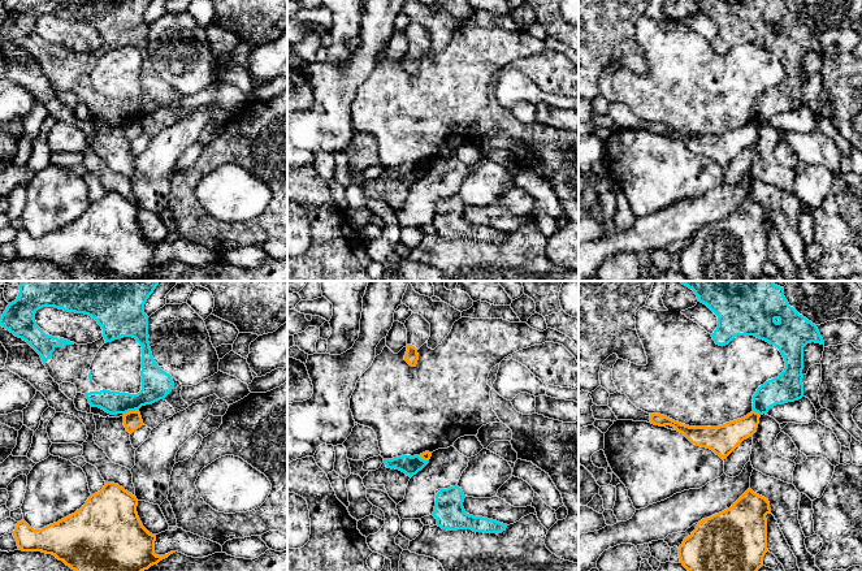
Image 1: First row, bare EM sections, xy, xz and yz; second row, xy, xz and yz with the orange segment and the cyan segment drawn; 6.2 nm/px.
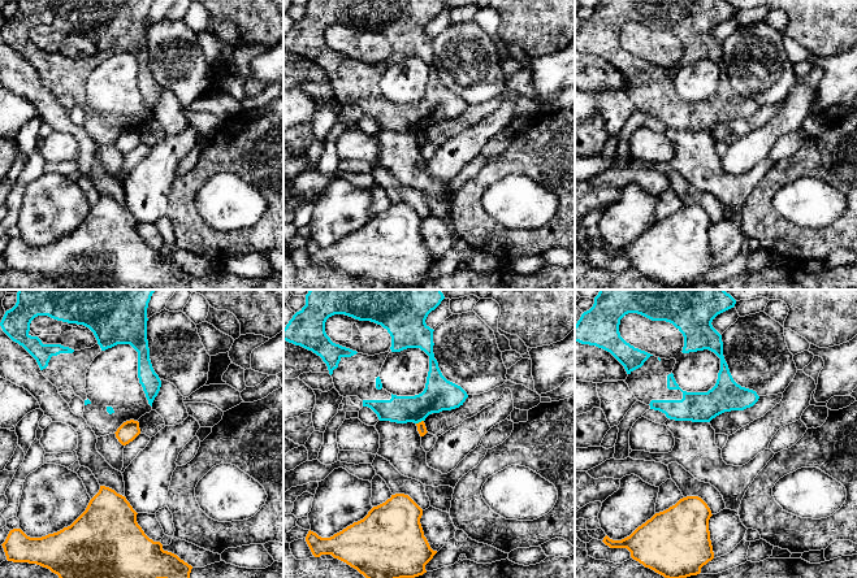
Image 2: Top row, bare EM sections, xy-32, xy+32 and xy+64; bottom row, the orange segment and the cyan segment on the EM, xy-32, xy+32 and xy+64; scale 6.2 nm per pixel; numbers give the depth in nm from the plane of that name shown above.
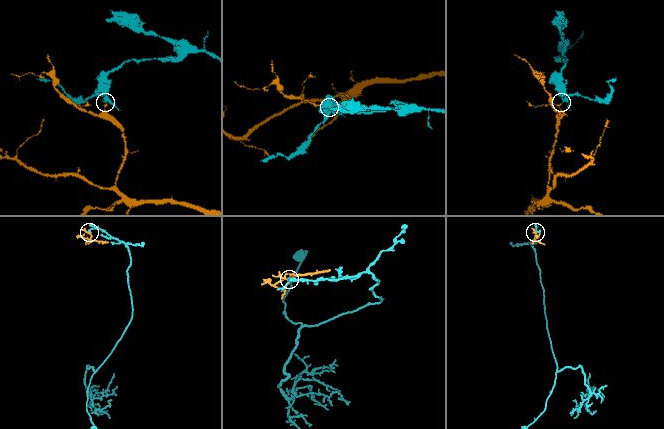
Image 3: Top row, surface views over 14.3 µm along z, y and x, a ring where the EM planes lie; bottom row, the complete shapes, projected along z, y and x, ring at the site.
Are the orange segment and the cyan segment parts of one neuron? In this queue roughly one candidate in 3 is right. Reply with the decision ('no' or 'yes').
no

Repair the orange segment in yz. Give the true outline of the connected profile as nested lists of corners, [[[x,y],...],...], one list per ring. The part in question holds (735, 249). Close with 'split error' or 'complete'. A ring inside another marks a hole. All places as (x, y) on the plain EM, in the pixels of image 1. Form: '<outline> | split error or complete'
[[[748,198],[729,217],[698,230],[679,255],[680,272],[689,281],[757,281],[767,258],[770,211]]] | complete

